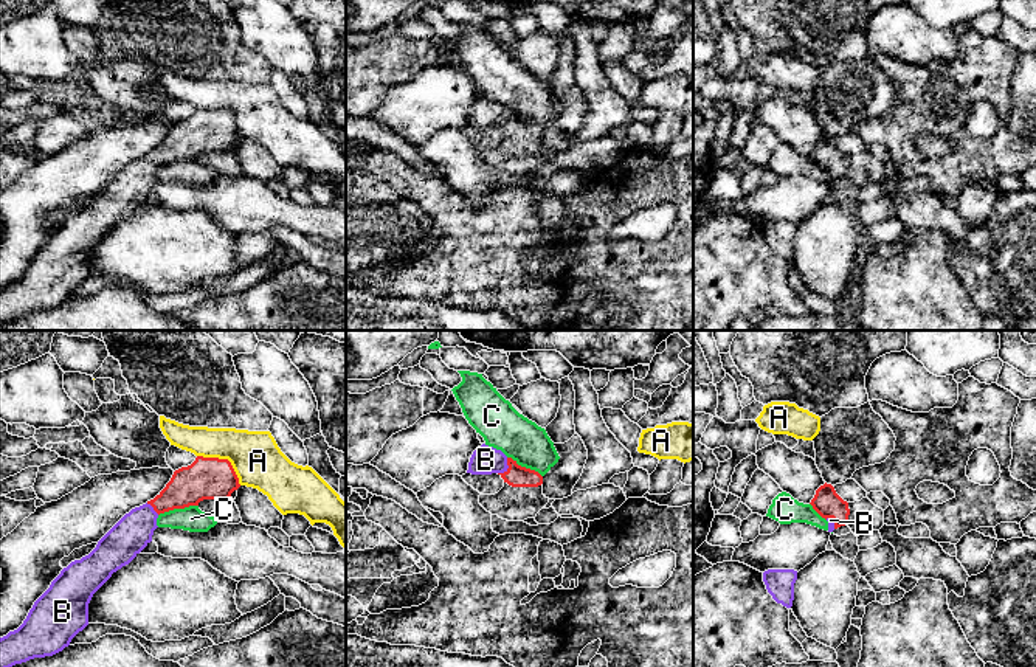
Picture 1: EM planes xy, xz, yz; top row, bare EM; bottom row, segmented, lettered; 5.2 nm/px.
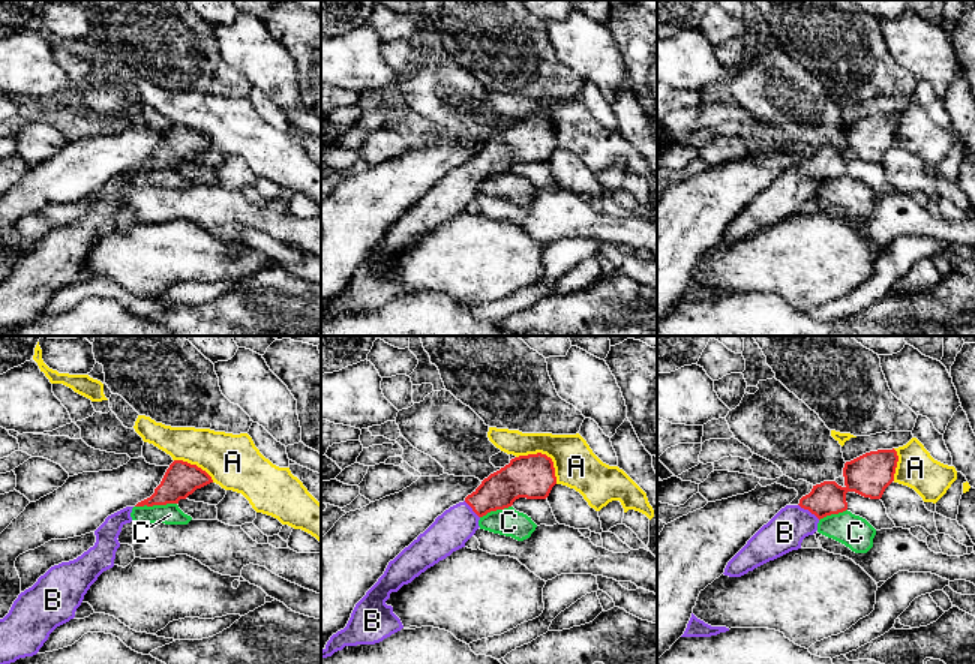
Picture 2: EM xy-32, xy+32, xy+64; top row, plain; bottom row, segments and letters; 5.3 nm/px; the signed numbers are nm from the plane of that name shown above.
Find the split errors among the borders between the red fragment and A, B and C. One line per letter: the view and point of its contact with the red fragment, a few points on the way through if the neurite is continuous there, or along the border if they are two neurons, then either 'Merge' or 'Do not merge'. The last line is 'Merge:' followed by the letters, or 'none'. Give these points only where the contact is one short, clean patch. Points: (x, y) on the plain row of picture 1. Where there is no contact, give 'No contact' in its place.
A: Touches red at xy (225, 112). Boundary: xy (197, 107), (227, 112), (241, 137). Do not merge
B: Touches red at xz (509, 120). Path across: xz (517, 129), (509, 120), (486, 112). Merge
C: Touches red at xy (177, 160). Do not merge
Merge: B

